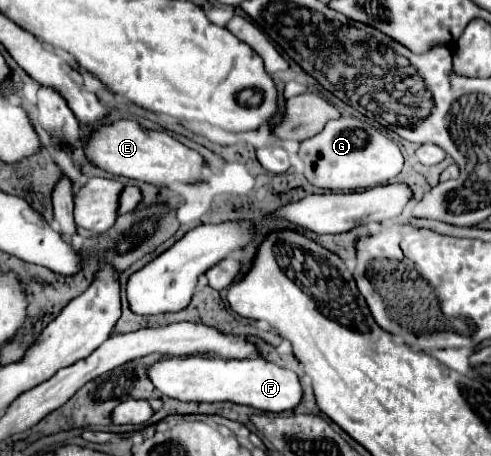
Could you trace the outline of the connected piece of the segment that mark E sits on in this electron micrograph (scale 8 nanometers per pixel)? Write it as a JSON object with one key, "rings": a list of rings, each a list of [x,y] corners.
{"rings":[[[119,120],[113,124],[103,124],[91,134],[89,142],[85,142],[79,148],[89,156],[89,160],[95,166],[115,176],[141,180],[153,186],[169,186],[173,182],[201,184],[203,182],[201,170],[207,166],[207,160],[199,152],[187,148],[179,140],[171,138],[167,132],[145,130],[135,120]]]}

